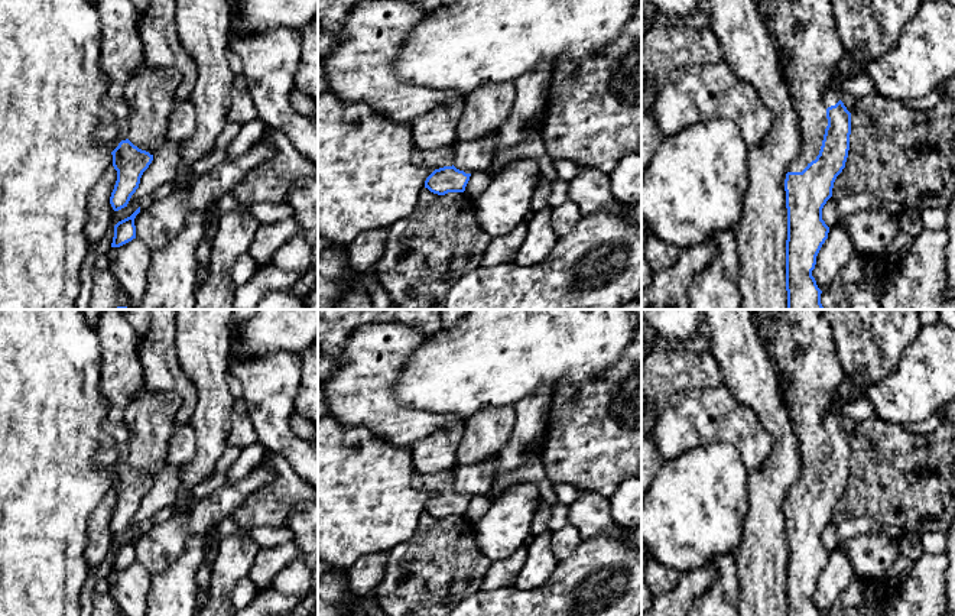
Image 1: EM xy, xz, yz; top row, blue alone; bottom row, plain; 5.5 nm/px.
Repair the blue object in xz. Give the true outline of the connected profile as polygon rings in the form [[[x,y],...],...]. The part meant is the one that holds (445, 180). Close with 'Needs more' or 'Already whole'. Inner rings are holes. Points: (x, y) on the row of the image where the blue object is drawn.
[[[455,146],[439,150],[415,149],[412,161],[416,165],[428,166],[433,172],[426,178],[425,188],[438,195],[448,192],[464,192],[471,174],[465,174],[454,166]]]. Needs more

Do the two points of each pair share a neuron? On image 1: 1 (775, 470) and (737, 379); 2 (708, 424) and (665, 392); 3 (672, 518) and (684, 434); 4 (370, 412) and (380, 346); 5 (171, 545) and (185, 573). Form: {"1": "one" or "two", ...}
{"1": "one", "2": "two", "3": "two", "4": "one", "5": "two"}

